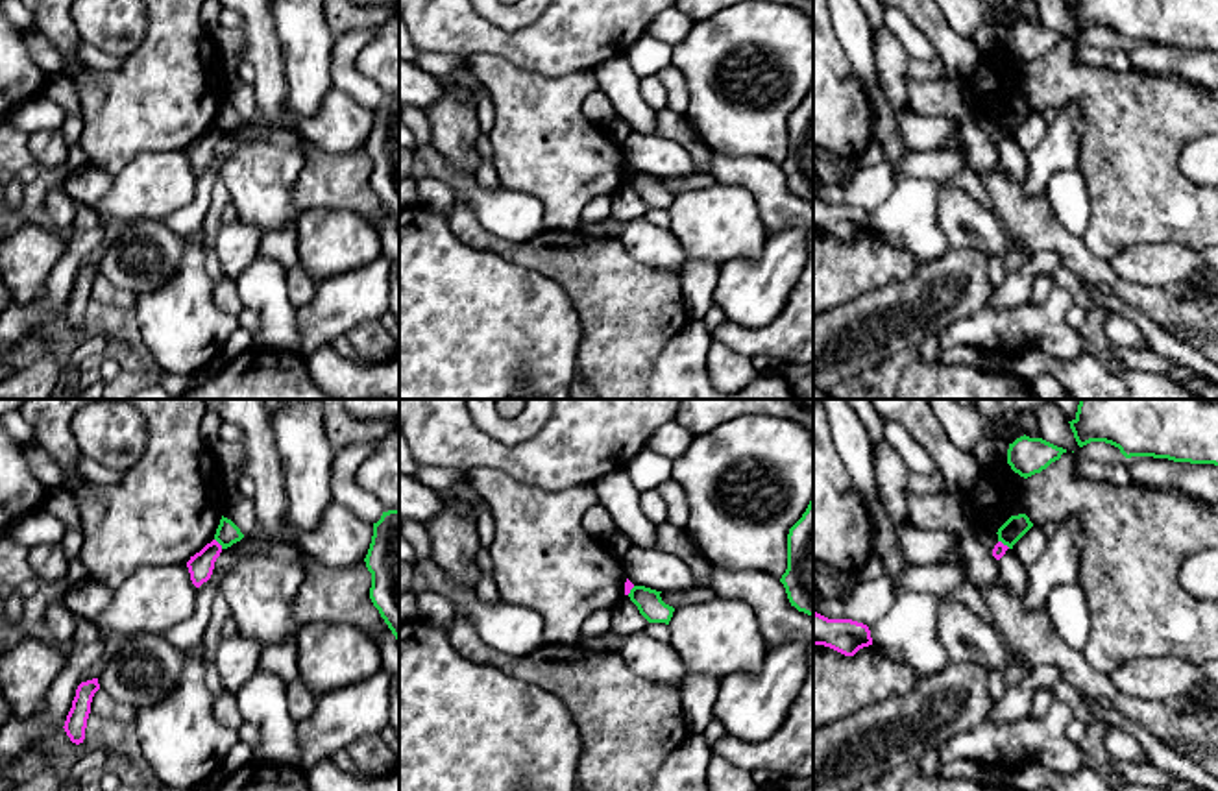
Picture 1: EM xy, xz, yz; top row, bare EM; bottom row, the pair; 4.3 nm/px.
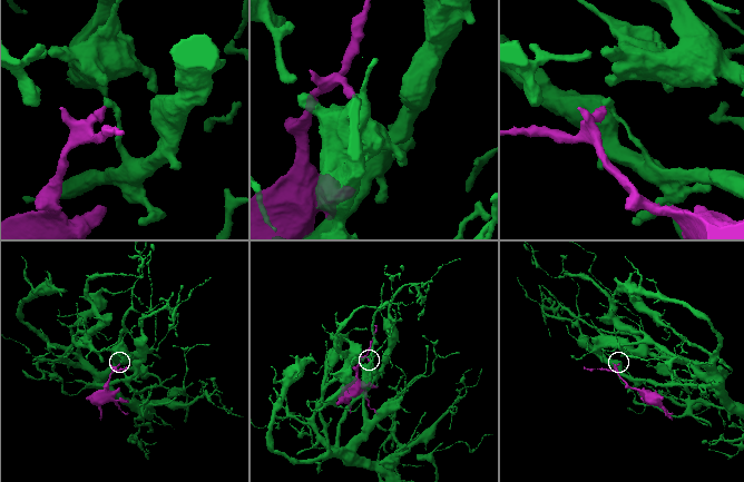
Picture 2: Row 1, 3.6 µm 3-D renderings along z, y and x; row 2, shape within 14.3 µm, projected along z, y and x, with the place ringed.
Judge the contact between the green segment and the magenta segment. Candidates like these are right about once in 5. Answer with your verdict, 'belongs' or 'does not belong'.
does not belong

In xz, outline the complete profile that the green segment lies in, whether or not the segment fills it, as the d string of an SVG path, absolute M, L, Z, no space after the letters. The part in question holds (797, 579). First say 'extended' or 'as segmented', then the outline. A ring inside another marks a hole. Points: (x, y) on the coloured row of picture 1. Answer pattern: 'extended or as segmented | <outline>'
as segmented | M813 497L787 534L787 569L780 582L791 606L813 617Z

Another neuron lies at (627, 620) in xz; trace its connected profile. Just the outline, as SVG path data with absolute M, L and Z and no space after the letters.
M623 595L612 612L612 628L617 634L628 636L645 630L649 625L649 621L639 614L638 606L630 601L628 595Z

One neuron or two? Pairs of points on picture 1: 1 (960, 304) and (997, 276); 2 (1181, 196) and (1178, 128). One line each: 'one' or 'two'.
1: two
2: one

